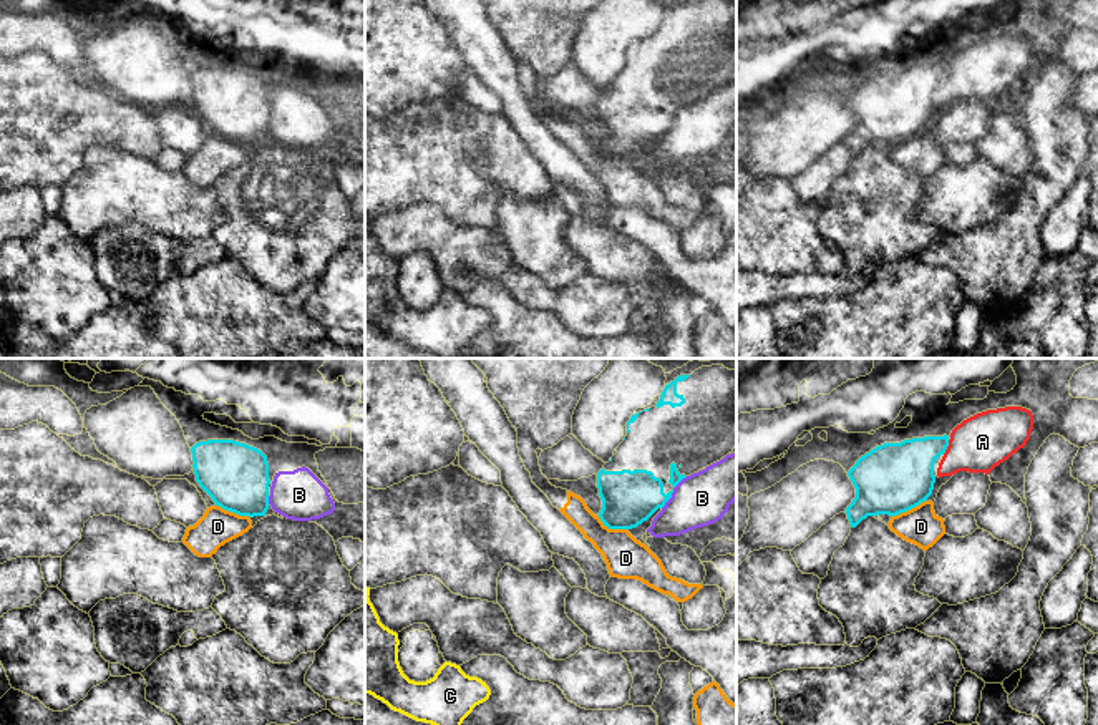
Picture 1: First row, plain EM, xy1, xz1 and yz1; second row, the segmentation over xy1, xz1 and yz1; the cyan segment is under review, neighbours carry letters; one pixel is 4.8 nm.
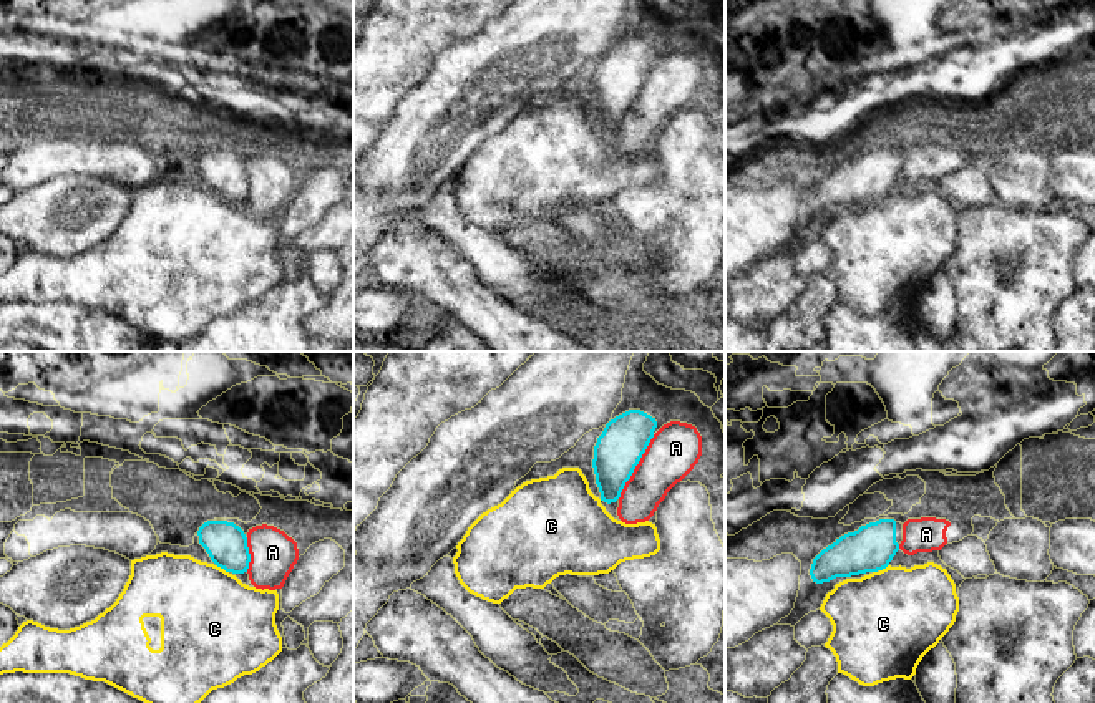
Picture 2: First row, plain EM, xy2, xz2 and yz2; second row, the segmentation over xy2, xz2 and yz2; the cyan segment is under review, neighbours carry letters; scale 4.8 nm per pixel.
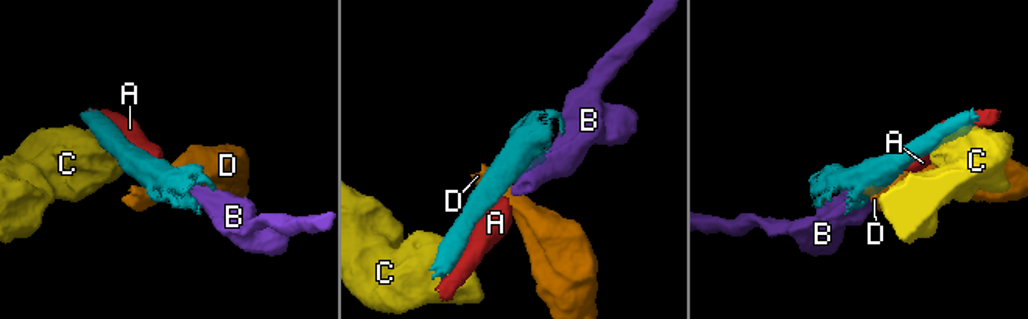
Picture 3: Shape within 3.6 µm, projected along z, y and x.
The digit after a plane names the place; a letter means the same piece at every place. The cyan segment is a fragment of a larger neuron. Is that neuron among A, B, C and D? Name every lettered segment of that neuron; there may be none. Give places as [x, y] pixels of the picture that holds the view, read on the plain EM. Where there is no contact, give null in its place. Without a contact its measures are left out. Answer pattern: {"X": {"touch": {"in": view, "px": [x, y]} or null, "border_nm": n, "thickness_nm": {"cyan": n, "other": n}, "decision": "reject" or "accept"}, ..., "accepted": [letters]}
{"A": {"touch": {"in": "xz2", "px": [636, 93]}, "border_nm": 360, "thickness_nm": {"cyan": 220, "other": 240}, "decision": "reject"}, "B": {"touch": {"in": "xz1", "px": [672, 120]}, "border_nm": 200, "thickness_nm": {"cyan": 260, "other": 260}, "decision": "reject"}, "C": {"touch": {"in": "xy2", "px": [223, 196]}, "border_nm": 80, "thickness_nm": {"cyan": 200, "other": 460}, "decision": "reject"}, "D": {"touch": {"in": "yz1", "px": [908, 138]}, "border_nm": 200, "thickness_nm": {"cyan": 340, "other": 180}, "decision": "reject"}, "accepted": []}

